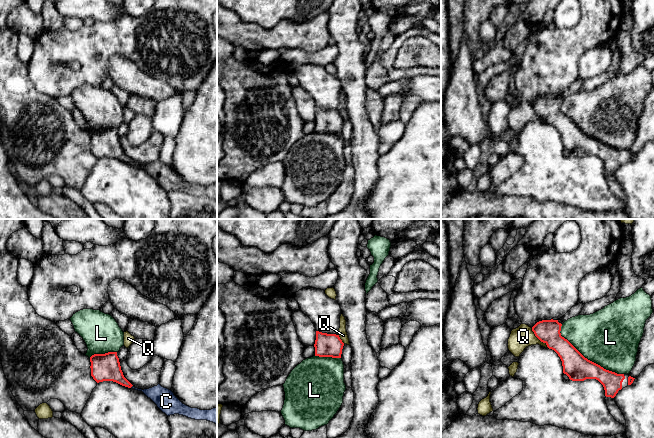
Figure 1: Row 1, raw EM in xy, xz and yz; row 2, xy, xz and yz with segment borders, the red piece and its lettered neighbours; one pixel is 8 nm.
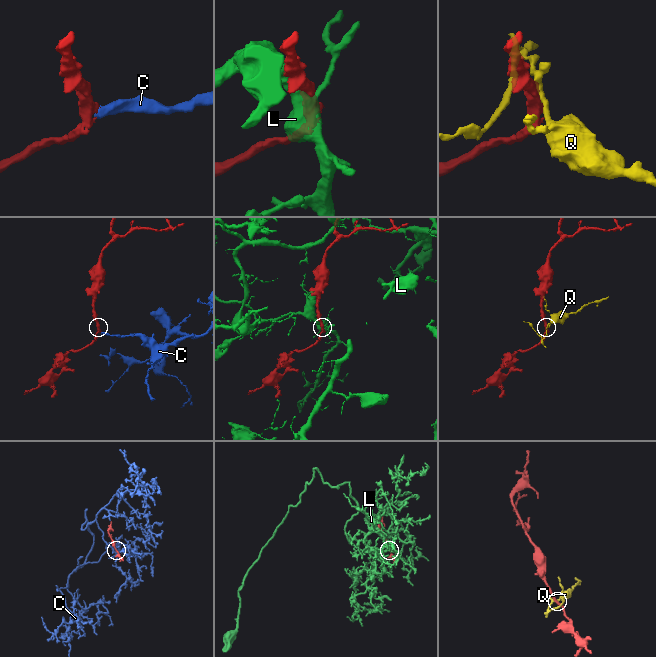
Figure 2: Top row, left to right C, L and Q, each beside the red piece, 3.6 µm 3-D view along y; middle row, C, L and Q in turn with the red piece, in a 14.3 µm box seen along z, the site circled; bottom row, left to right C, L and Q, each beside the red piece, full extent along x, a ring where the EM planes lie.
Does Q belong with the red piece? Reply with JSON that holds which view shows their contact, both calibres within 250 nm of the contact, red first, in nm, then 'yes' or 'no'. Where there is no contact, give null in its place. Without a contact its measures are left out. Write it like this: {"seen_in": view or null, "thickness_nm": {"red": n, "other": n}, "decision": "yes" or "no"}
{"seen_in": "yz", "thickness_nm": {"red": 190, "other": 170}, "decision": "no"}

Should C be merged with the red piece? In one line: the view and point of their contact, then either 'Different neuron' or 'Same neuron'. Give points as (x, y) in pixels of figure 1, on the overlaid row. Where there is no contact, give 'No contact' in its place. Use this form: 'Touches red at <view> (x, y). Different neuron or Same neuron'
Touches red at xy (131, 386). Same neuron

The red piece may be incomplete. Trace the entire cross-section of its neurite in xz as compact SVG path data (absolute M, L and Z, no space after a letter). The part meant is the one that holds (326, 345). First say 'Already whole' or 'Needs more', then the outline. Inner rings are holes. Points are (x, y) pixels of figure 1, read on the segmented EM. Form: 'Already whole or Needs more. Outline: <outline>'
Already whole. Outline: M316 331L315 356L341 358L343 346L339 335Z

